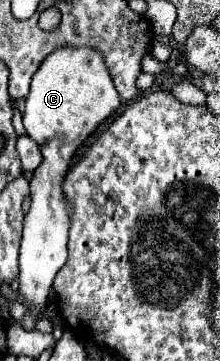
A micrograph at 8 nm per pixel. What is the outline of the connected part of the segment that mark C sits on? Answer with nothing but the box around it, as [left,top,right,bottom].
[19,47,121,317]

